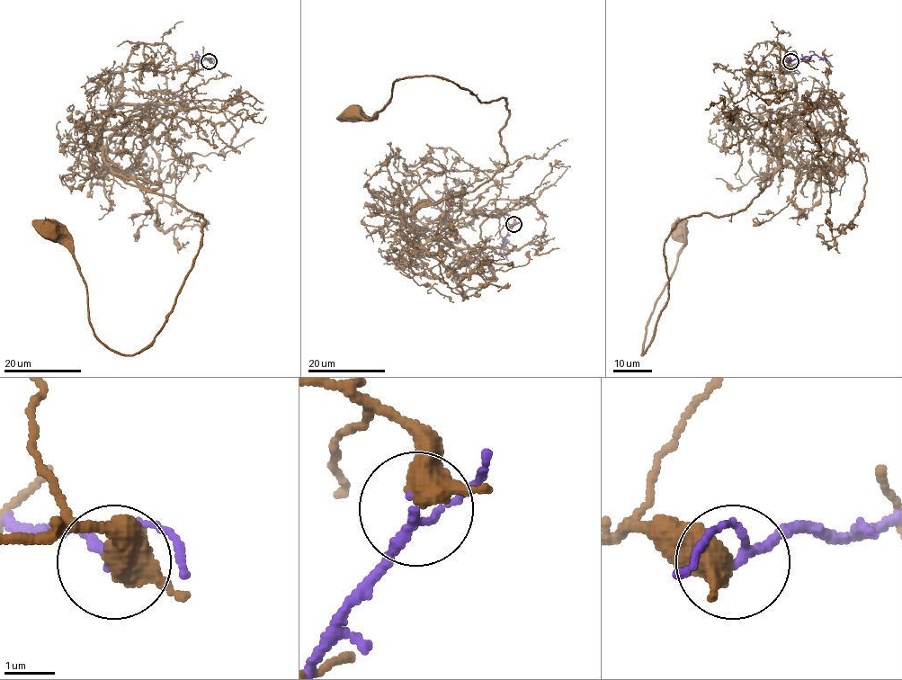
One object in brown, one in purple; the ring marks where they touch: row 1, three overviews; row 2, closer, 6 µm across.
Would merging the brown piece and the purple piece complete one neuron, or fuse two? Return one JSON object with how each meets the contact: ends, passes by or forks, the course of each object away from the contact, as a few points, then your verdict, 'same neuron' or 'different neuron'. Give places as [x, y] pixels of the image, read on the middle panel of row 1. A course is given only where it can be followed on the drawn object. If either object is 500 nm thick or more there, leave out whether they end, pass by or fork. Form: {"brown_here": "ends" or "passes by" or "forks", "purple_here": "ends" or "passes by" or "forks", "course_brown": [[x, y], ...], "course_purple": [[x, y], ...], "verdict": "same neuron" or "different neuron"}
{"brown_here": "passes by", "purple_here": "passes by", "course_brown": [[513, 224], [468, 210], [406, 222], [506, 162], [504, 98], [417, 76], [368, 119], [353, 111]], "course_purple": [[513, 224], [501, 250], [508, 261]], "verdict": "different neuron"}

